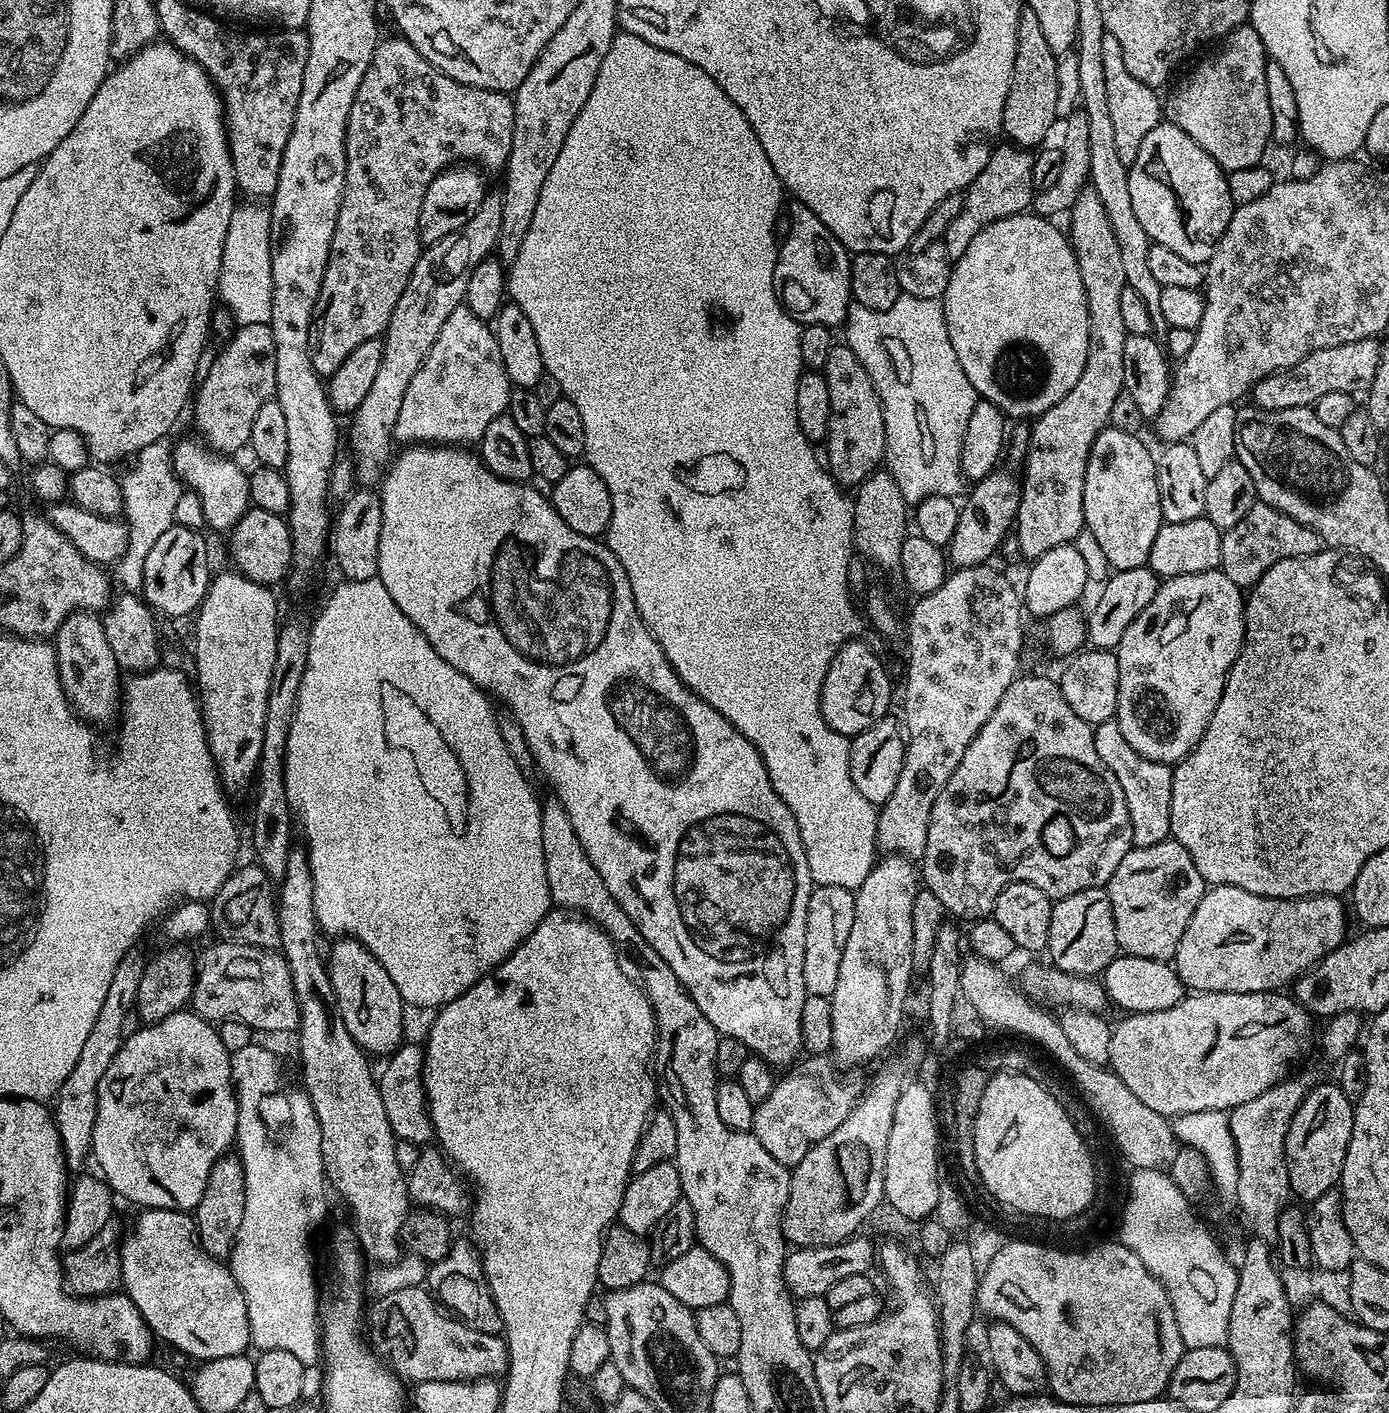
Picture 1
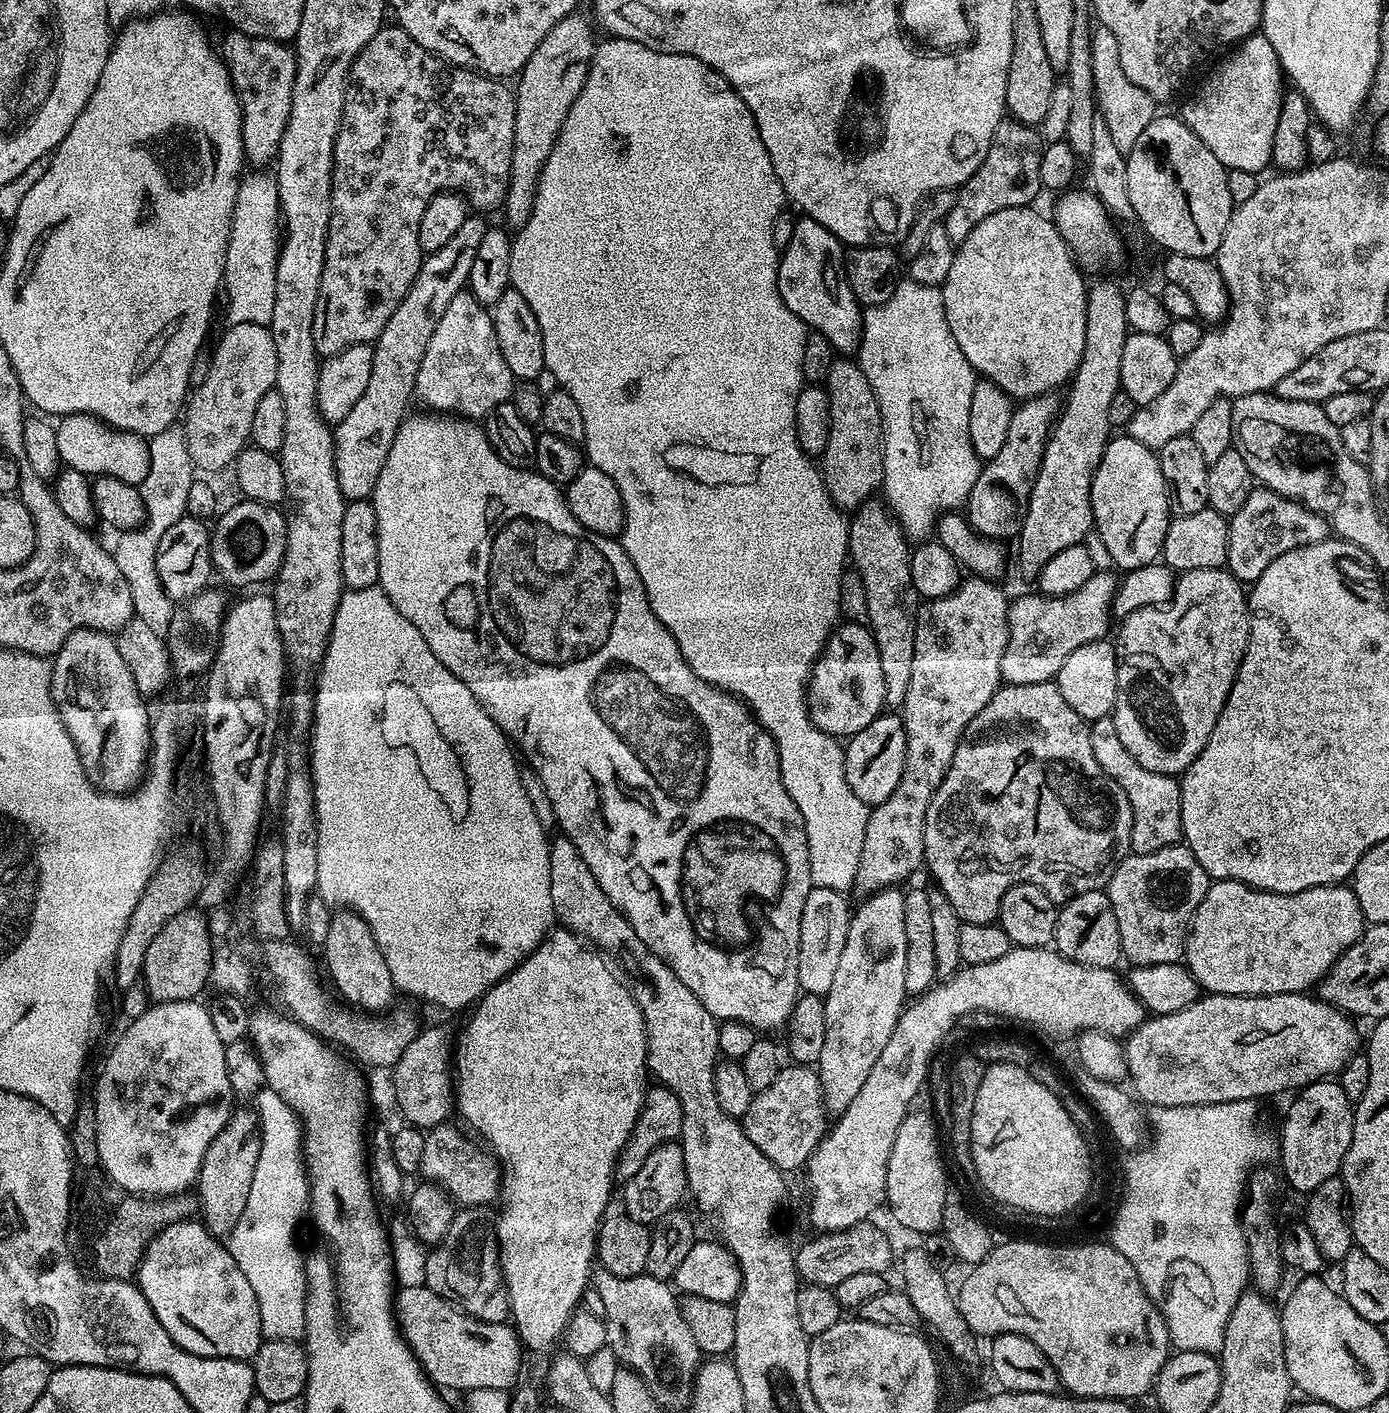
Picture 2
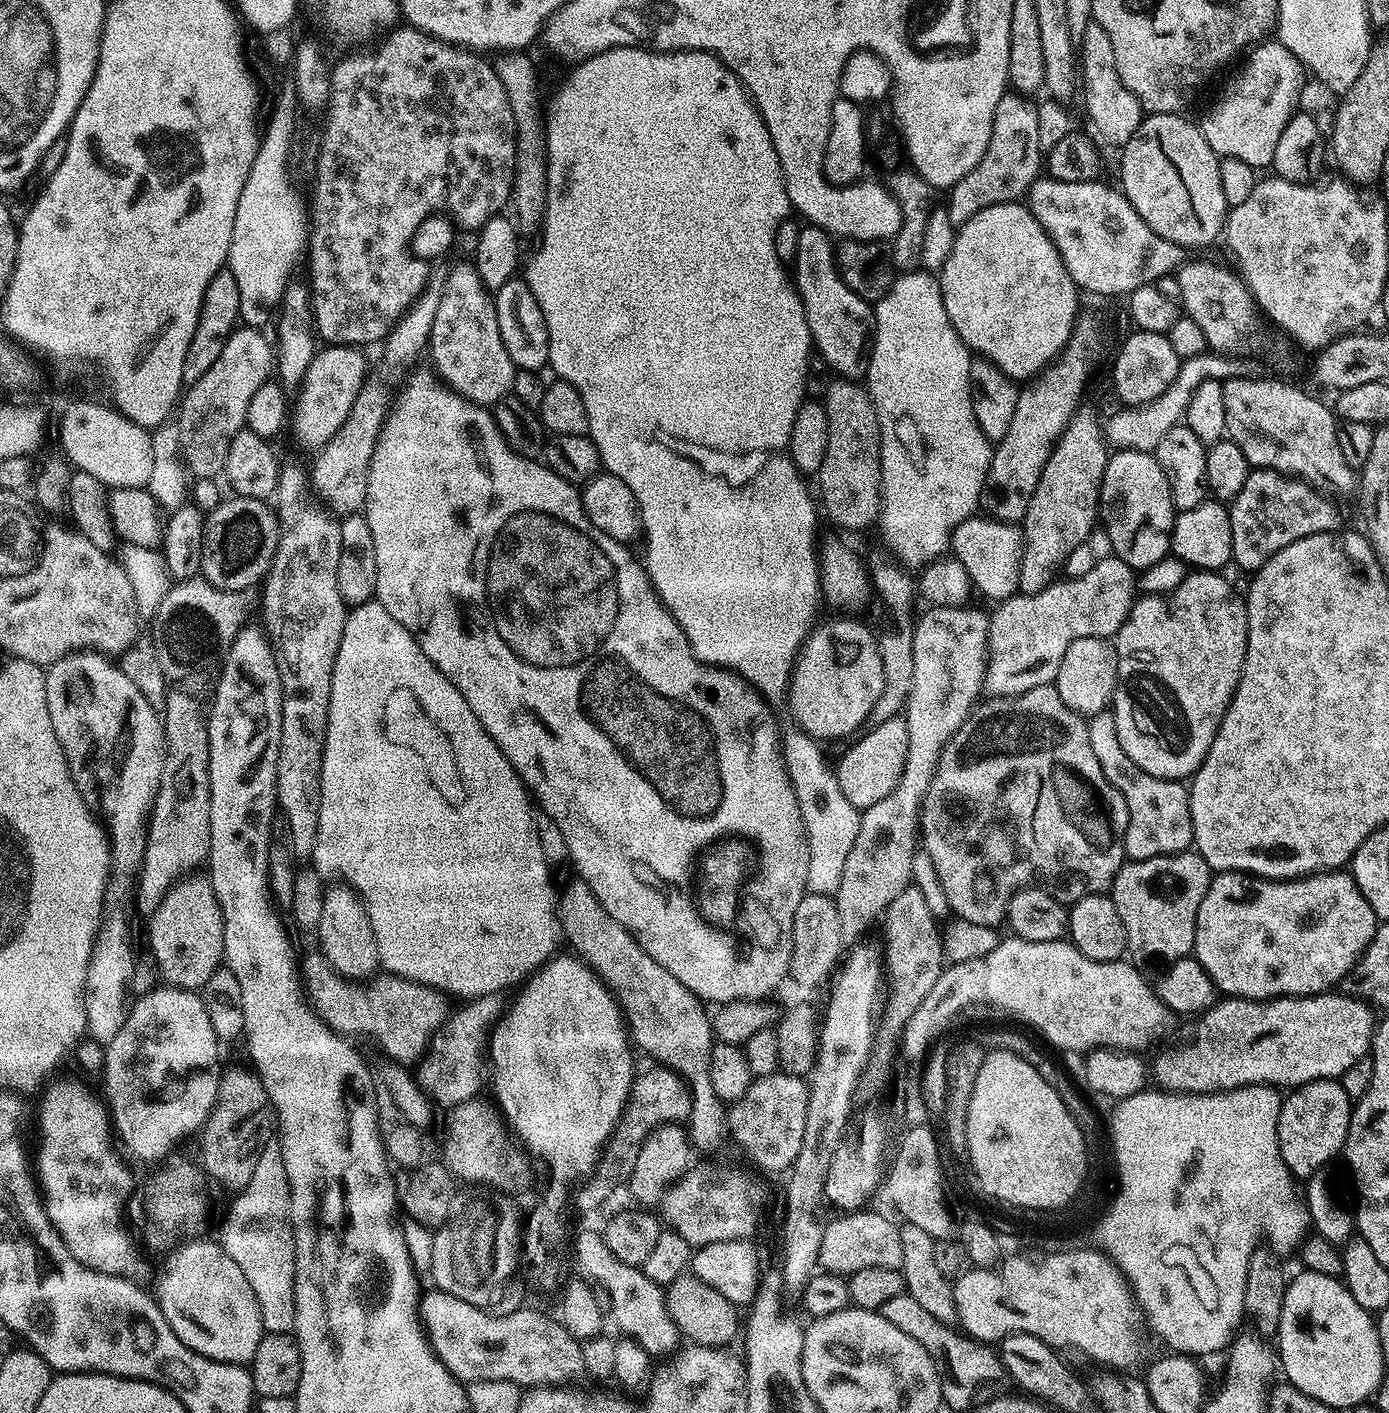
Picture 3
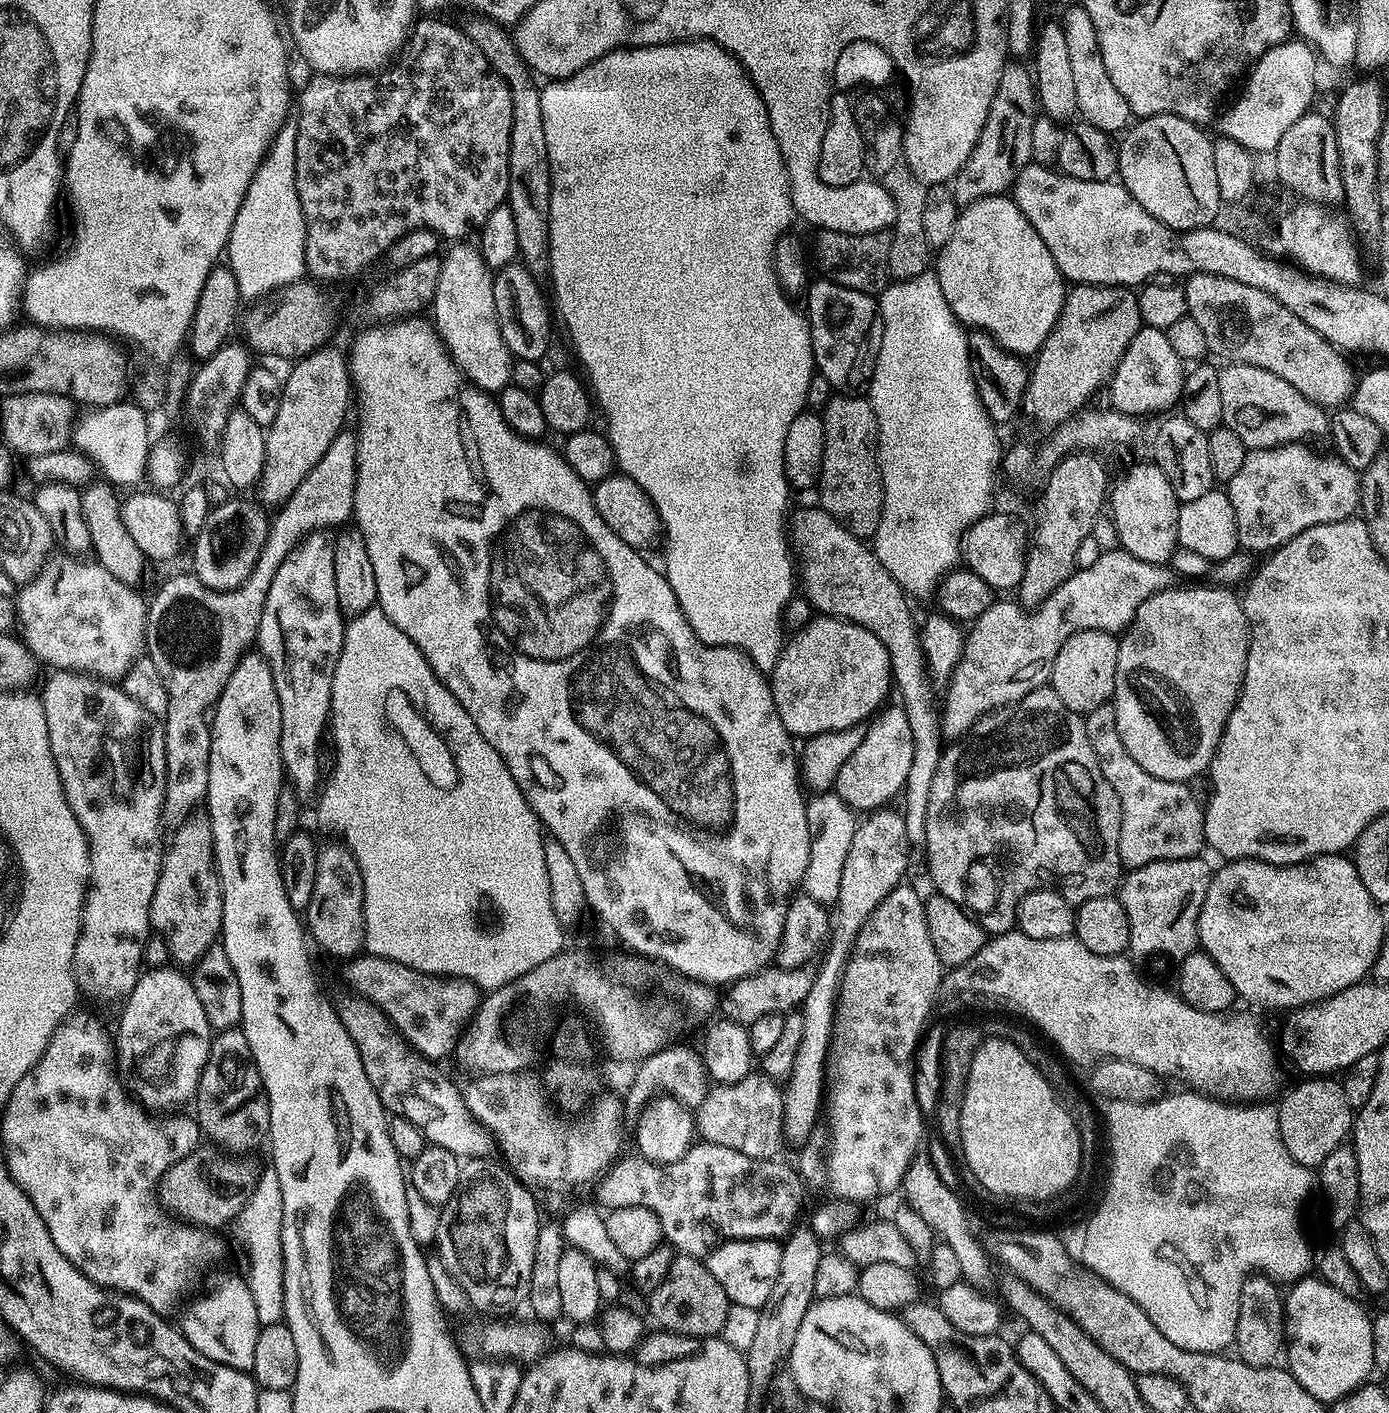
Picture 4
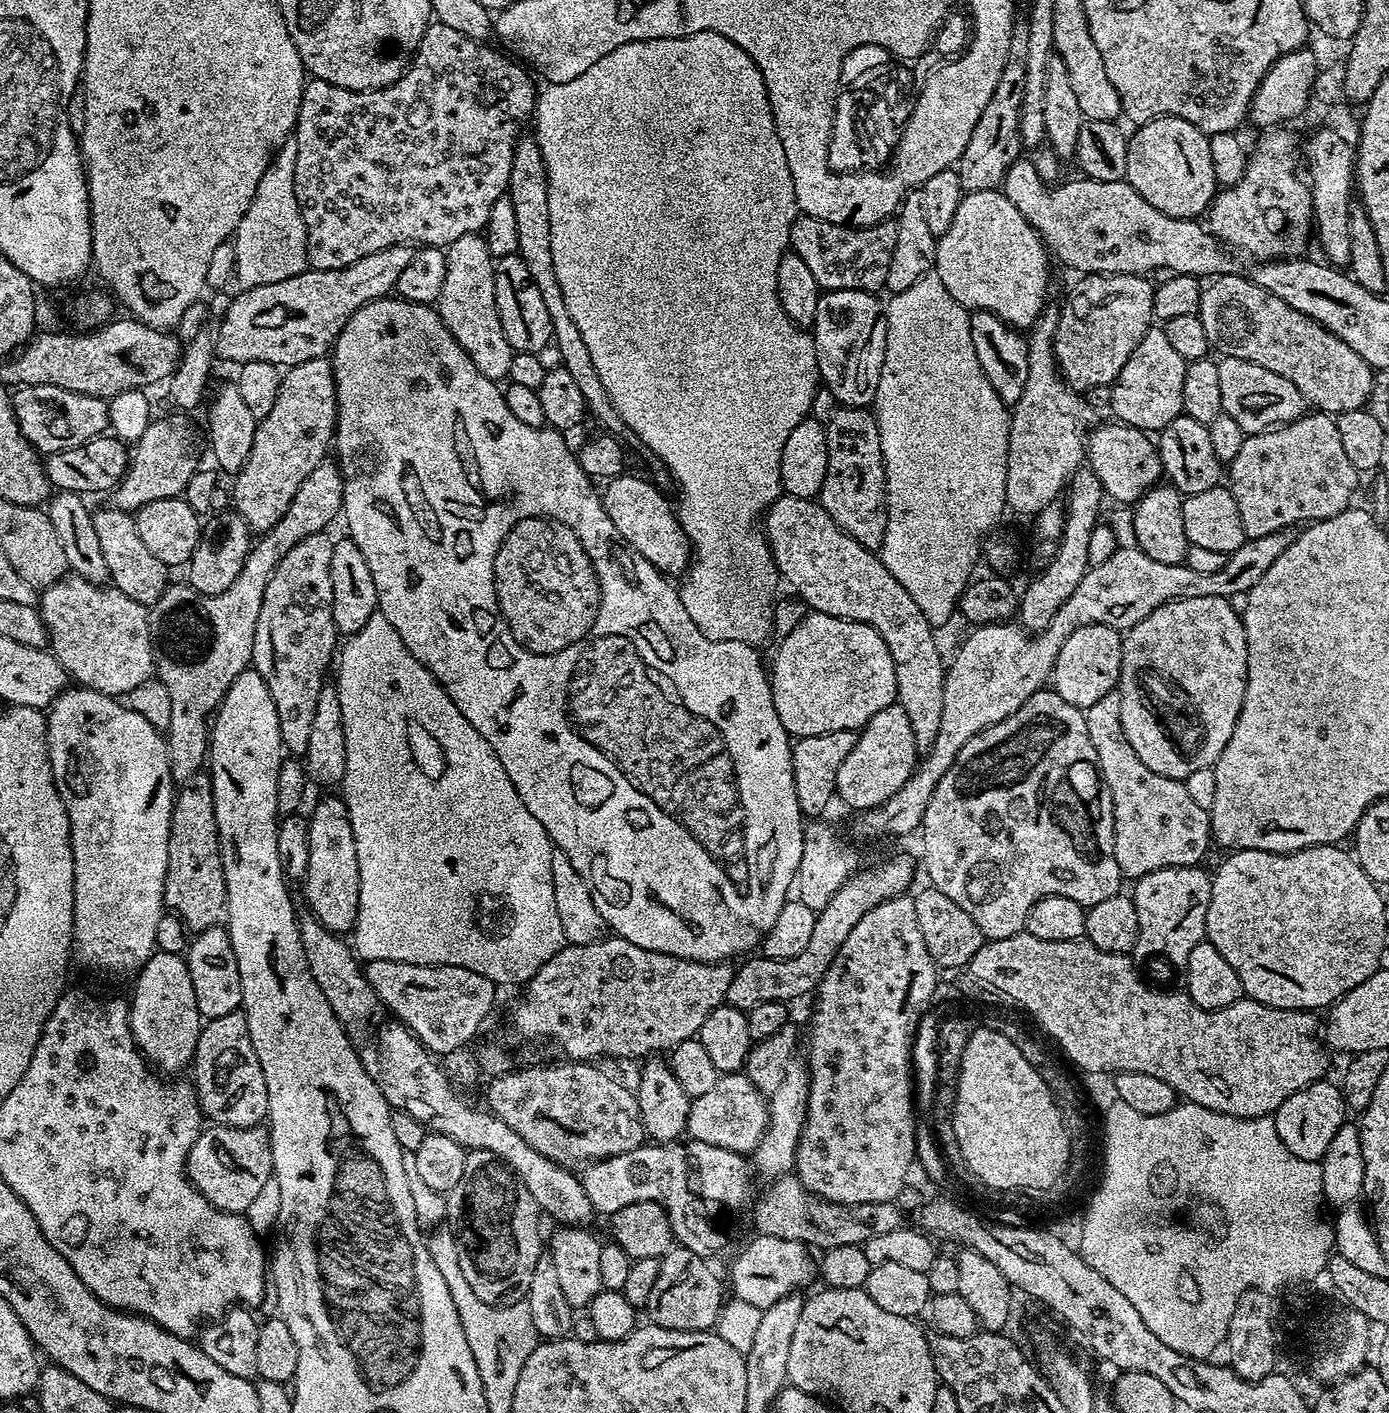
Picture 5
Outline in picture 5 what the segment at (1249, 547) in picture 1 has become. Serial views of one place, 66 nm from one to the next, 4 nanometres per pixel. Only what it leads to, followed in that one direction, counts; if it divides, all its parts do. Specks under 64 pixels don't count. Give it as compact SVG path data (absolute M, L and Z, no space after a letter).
M1319 410L1305 411L1298 419L1275 430L1245 435L1242 448L1226 468L1226 484L1234 502L1238 502L1242 530L1249 540L1274 534L1283 528L1300 526L1305 522L1325 520L1344 512L1353 503L1352 495L1360 480L1361 473L1351 464L1350 458L1346 458L1346 450L1342 450L1335 419L1329 413Z

